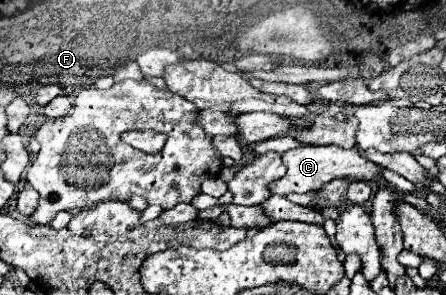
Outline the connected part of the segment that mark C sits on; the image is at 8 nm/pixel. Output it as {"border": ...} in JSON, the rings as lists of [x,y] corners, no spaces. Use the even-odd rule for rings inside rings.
{"border":[[[325,145],[325,147],[297,147],[293,151],[281,153],[283,165],[287,167],[287,173],[277,179],[271,187],[273,195],[287,195],[287,193],[307,193],[307,191],[317,191],[321,185],[325,185],[331,179],[337,177],[349,177],[349,179],[359,179],[359,181],[371,181],[383,173],[383,167],[377,163],[369,161],[363,157],[359,147],[351,149],[341,149],[335,145]],[[371,177],[371,179],[367,179]]]}

